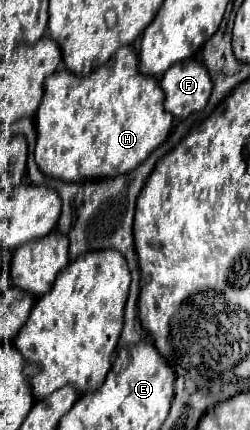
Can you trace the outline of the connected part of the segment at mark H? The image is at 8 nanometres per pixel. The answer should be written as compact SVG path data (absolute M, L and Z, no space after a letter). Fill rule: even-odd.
M121 46L101 68L87 76L55 72L45 80L45 94L37 110L35 160L43 174L61 180L115 178L137 168L157 146L161 146L173 126L173 116L163 106L163 90L153 76L139 70L139 56L133 46Z

